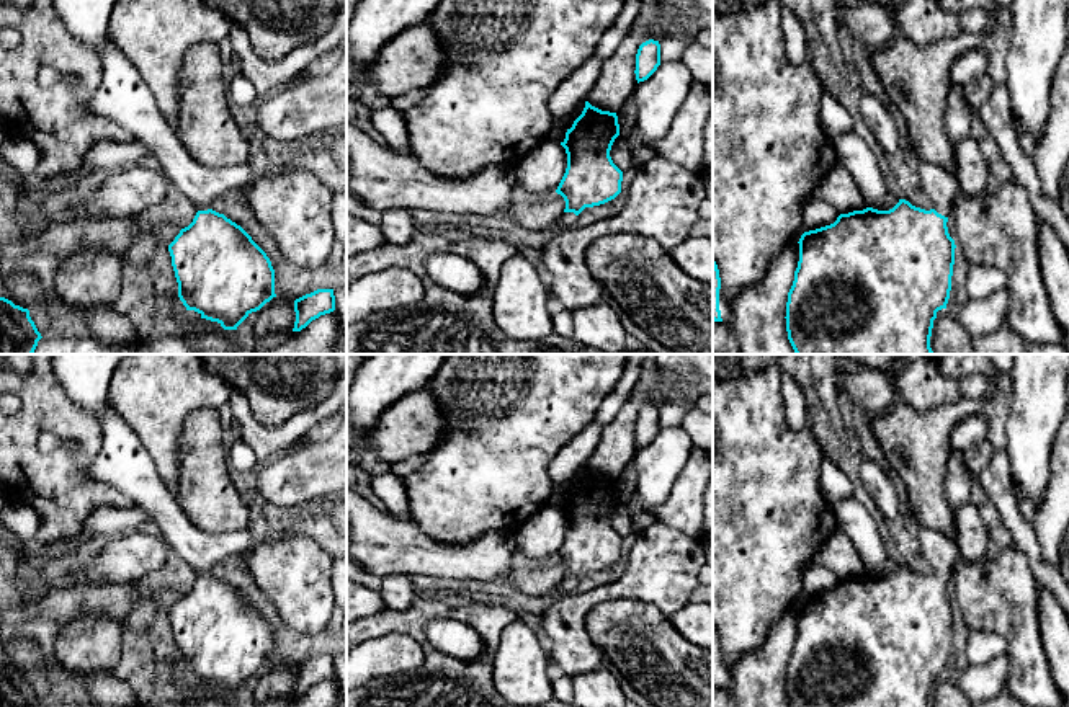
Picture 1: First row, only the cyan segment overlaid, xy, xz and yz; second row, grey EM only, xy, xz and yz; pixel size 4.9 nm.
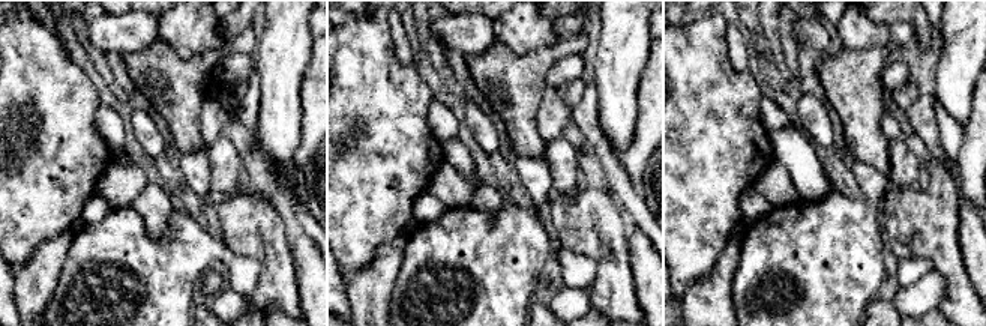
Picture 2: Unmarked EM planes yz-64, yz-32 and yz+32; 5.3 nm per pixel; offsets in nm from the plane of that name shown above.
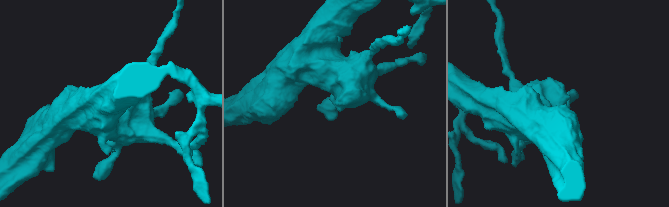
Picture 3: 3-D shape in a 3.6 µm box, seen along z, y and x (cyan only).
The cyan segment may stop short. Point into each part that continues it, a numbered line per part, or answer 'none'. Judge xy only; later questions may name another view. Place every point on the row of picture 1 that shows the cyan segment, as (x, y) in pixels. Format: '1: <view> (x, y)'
1: xy (123, 97)

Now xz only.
1: xz (568, 219)

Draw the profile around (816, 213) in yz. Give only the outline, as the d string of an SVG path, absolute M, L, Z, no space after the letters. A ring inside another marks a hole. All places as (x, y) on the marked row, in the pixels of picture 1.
M816 194L804 201L801 214L804 232L830 225L840 216L829 202Z

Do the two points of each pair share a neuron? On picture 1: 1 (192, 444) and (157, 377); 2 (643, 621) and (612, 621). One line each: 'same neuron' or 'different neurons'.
1: different neurons
2: same neuron

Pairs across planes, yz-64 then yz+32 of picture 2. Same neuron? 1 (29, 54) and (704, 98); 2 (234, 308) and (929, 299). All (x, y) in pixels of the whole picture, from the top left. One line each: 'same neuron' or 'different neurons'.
1: same neuron
2: same neuron

